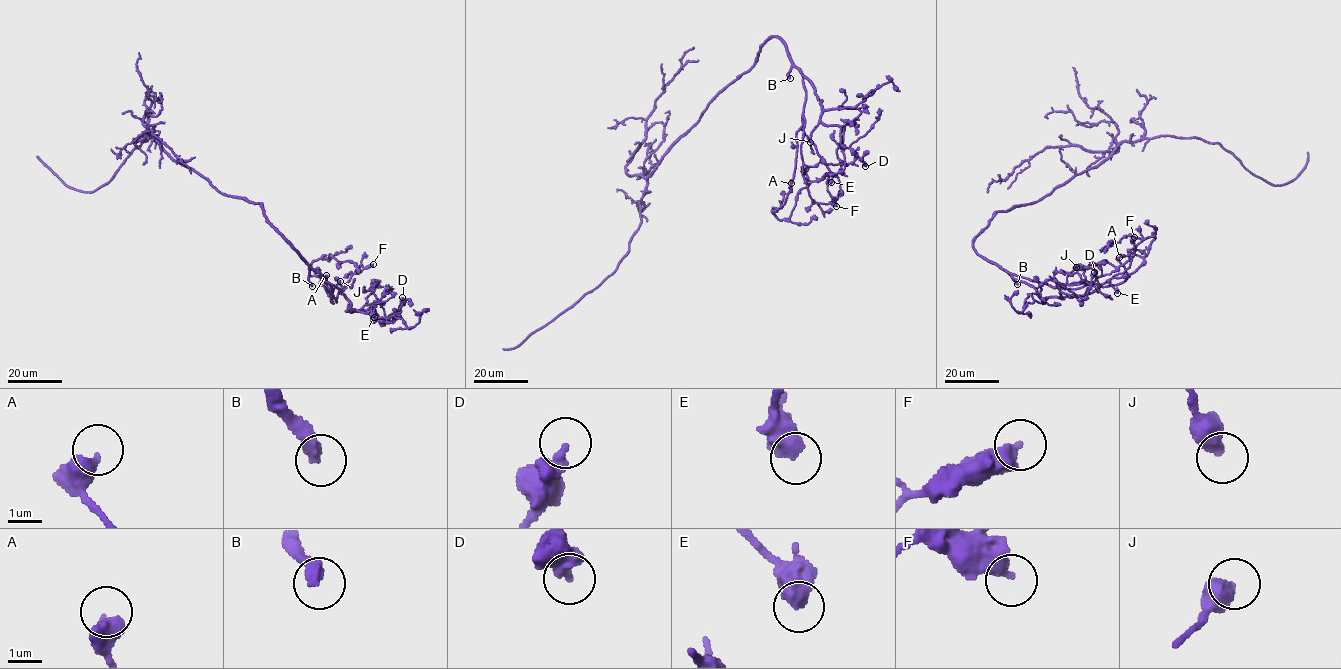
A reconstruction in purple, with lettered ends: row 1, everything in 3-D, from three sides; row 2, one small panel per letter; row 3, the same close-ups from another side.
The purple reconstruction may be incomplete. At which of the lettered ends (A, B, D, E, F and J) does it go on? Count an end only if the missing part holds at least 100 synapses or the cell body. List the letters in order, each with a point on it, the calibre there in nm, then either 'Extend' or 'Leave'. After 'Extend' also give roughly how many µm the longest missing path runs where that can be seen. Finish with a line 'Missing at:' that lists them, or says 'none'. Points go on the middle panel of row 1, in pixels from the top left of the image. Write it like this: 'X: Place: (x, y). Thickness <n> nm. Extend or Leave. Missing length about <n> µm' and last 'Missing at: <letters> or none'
A: Place: (791, 183). Thickness 480 nm. Leave
B: Place: (790, 78). Thickness 360 nm. Extend. Missing length about 80 µm
D: Place: (865, 166). Thickness 360 nm. Leave
E: Place: (831, 182). Thickness 600 nm. Leave
F: Place: (836, 206). Thickness 480 nm. Leave
J: Place: (810, 142). Thickness 500 nm. Leave
Missing at: B

